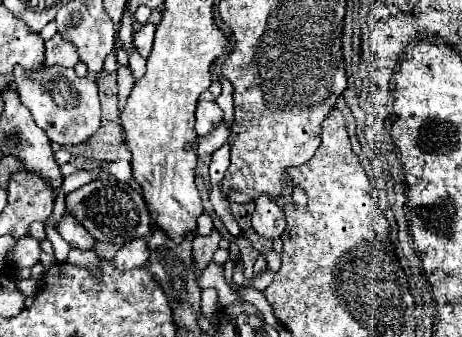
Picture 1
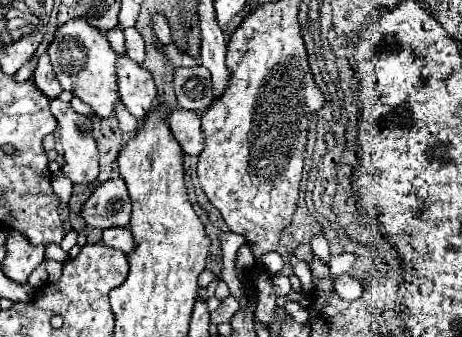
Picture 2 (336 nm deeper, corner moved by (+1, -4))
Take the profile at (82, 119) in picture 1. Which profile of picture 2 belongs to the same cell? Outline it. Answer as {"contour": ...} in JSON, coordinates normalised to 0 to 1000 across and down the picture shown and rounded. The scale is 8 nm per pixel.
{"contour":[[[128,291],[110,297],[110,332],[128,362],[128,415],[136,433],[141,481],[132,493],[132,510],[141,528],[149,528],[158,546],[197,546],[210,534],[214,516],[214,451],[206,433],[201,398],[201,356],[188,344],[167,338],[145,303],[132,303]]]}

